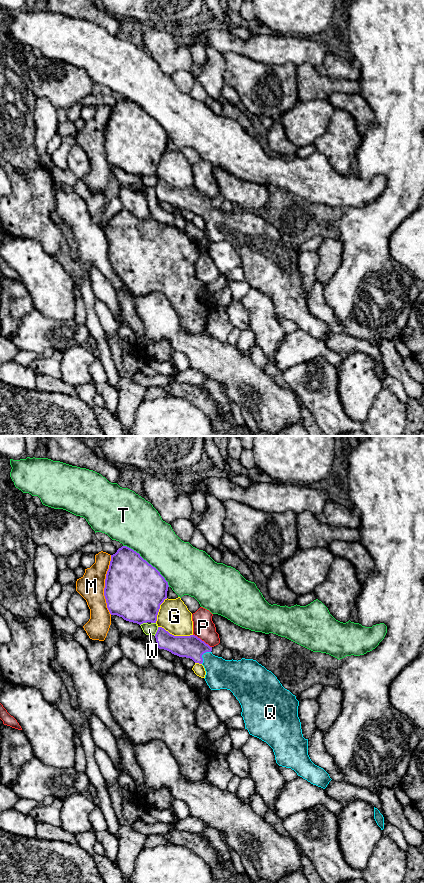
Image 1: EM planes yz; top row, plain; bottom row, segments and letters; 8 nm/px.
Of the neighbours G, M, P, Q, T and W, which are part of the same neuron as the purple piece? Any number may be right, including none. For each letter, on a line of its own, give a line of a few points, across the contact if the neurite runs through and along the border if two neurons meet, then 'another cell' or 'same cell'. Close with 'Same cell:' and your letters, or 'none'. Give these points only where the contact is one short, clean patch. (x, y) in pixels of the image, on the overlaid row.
G: another cell
M: another cell
P: another cell
Q: line yz (192, 647), (202, 654), (220, 674); same cell
T: another cell
W: another cell
Same cell: Q

